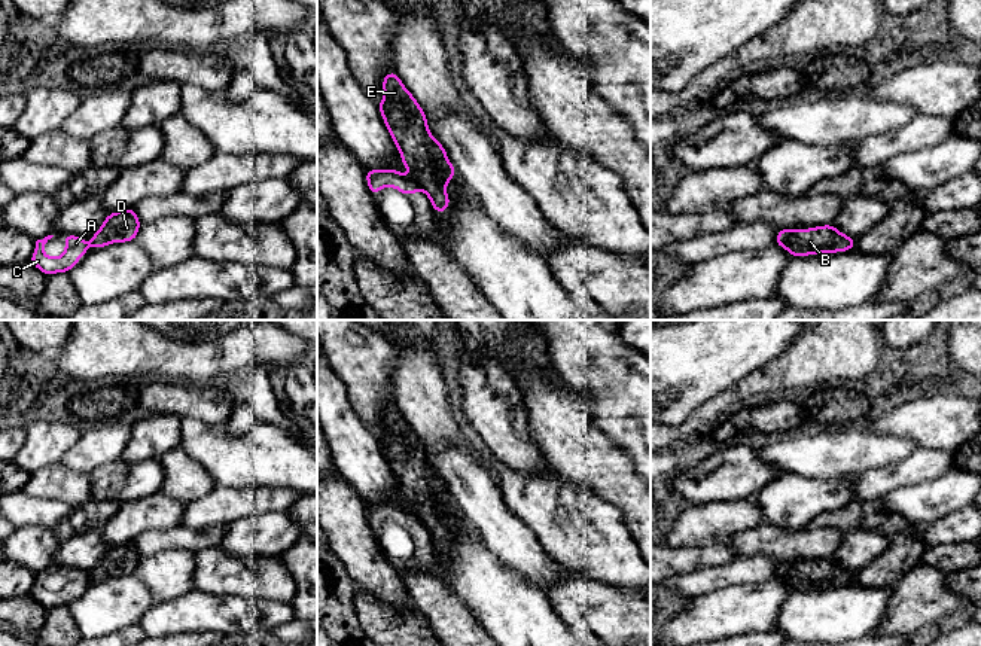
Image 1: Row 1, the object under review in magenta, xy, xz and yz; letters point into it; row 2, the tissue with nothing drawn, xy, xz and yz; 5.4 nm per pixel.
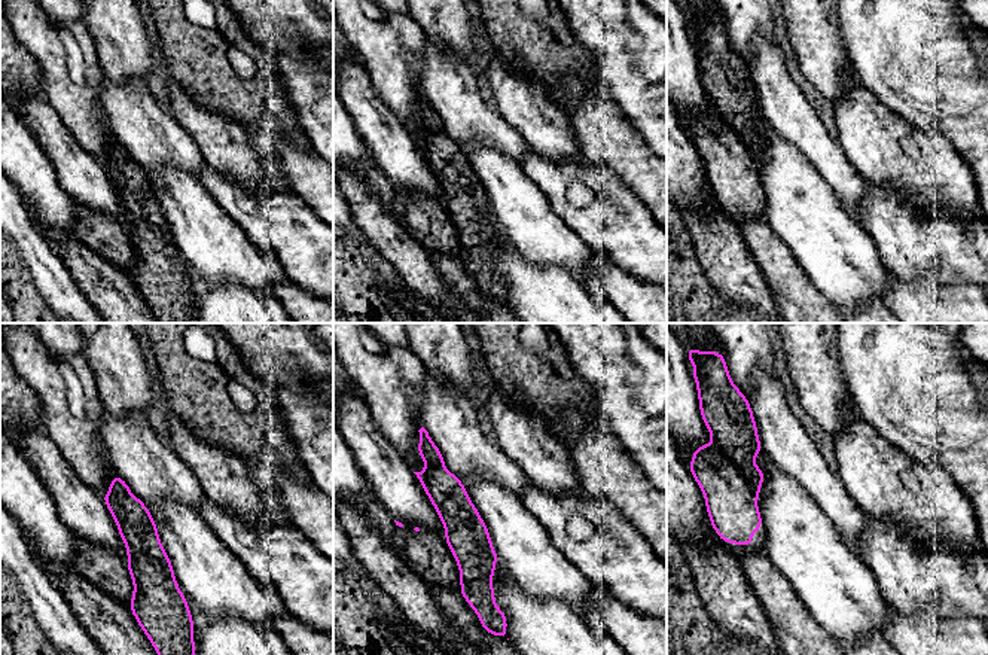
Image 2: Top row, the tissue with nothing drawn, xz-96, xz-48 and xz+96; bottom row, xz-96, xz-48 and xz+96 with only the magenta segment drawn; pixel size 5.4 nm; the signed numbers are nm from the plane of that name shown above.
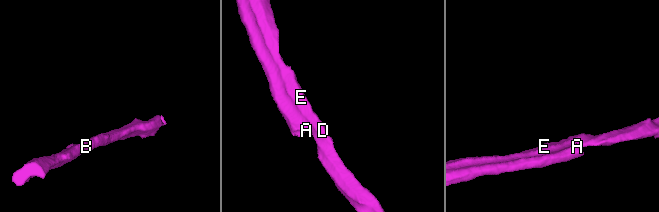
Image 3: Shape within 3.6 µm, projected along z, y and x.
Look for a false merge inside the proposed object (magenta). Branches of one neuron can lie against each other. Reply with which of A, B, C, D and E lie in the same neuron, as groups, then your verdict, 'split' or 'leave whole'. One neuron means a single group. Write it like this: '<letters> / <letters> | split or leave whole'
A C / B D E | split

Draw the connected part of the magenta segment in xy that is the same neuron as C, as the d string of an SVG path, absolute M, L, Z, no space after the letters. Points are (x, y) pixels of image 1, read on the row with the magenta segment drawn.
M48 235L43 240L36 241L36 249L30 258L30 262L40 269L46 277L57 274L57 272L68 272L77 265L79 258L85 258L89 249L86 249L85 238L77 235L63 235L65 243L65 252L58 258L49 258L43 253L45 244L54 235Z

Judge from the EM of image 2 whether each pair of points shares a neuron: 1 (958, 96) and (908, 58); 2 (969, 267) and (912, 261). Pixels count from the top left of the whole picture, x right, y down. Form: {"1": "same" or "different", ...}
{"1": "same", "2": "same"}

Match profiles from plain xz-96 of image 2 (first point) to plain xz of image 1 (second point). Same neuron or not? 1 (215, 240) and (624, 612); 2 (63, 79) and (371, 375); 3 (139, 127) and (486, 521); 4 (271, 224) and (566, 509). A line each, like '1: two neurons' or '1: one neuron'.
1: two neurons
2: one neuron
3: two neurons
4: one neuron

